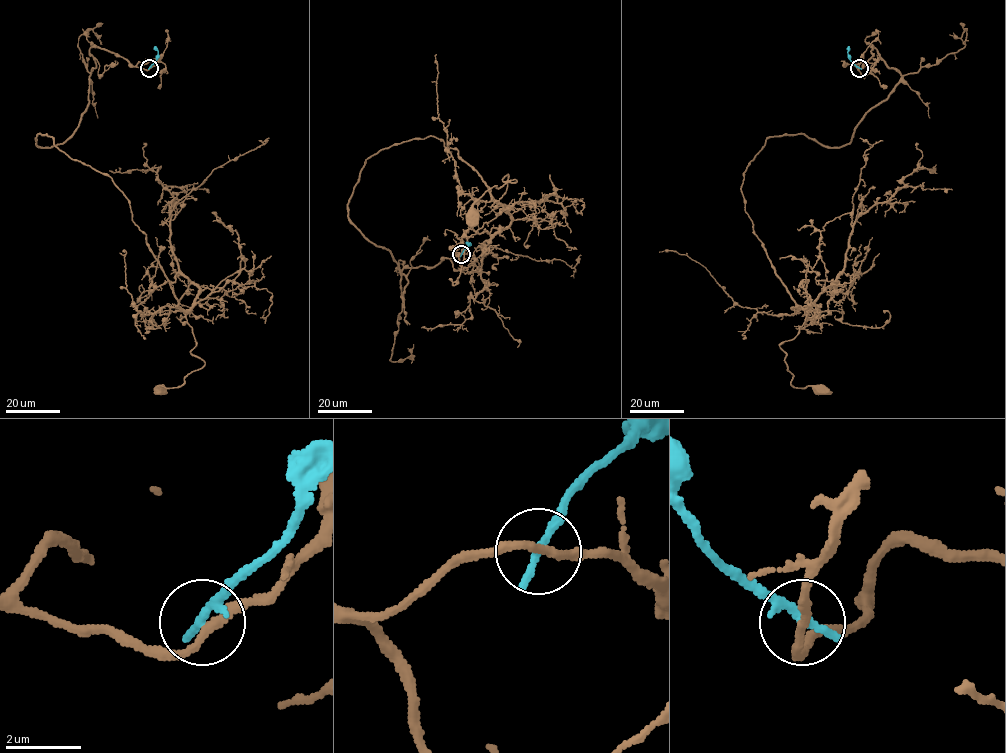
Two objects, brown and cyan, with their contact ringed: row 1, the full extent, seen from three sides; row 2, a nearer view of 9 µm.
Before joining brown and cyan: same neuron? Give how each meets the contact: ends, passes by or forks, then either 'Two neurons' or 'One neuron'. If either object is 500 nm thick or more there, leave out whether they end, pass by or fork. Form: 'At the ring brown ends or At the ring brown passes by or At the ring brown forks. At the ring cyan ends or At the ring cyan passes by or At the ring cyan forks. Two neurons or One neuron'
At the ring brown passes by. At the ring cyan ends. Two neurons

